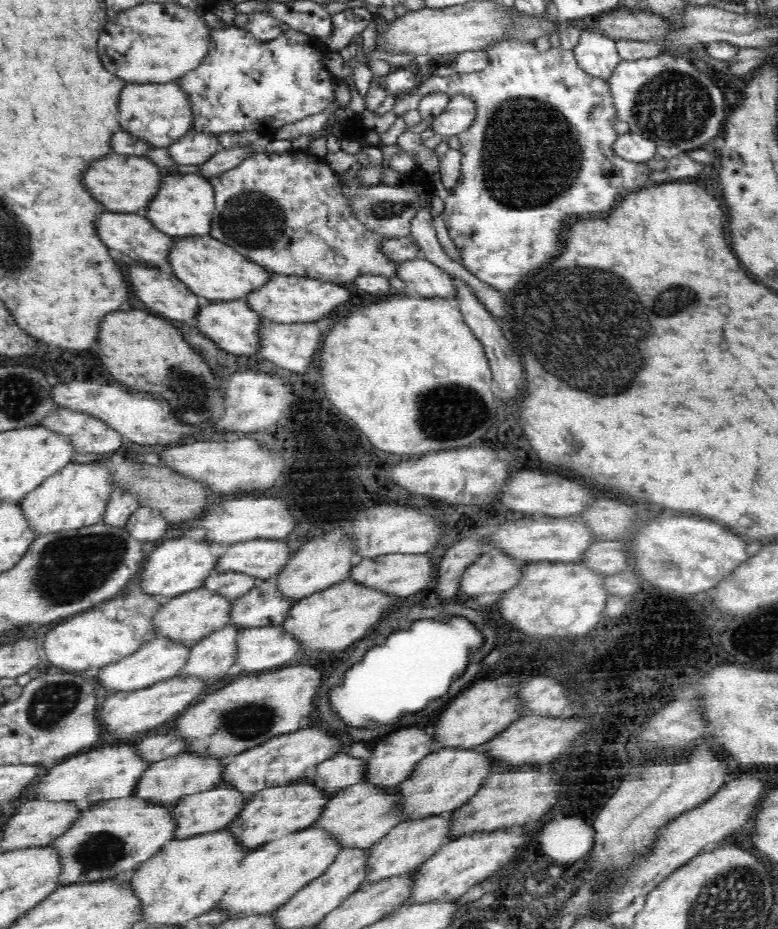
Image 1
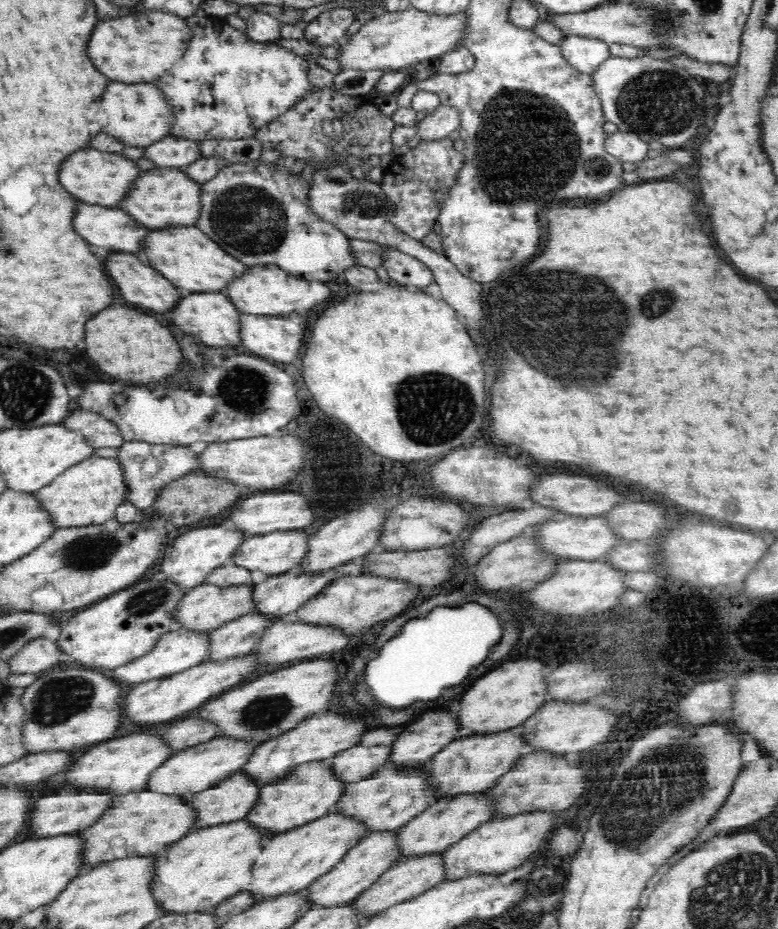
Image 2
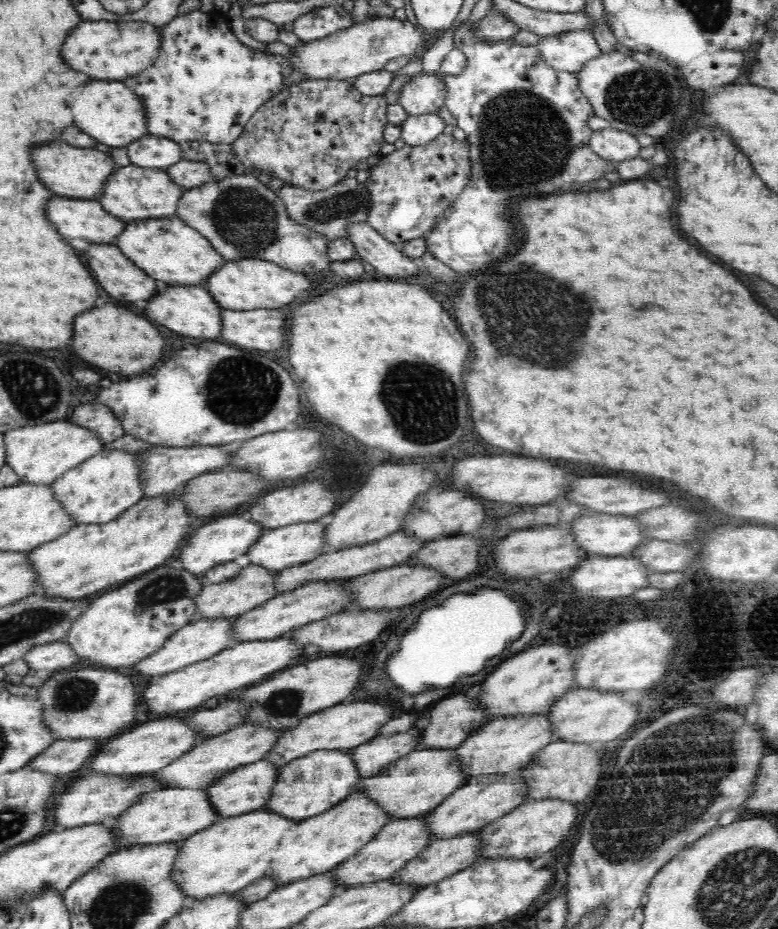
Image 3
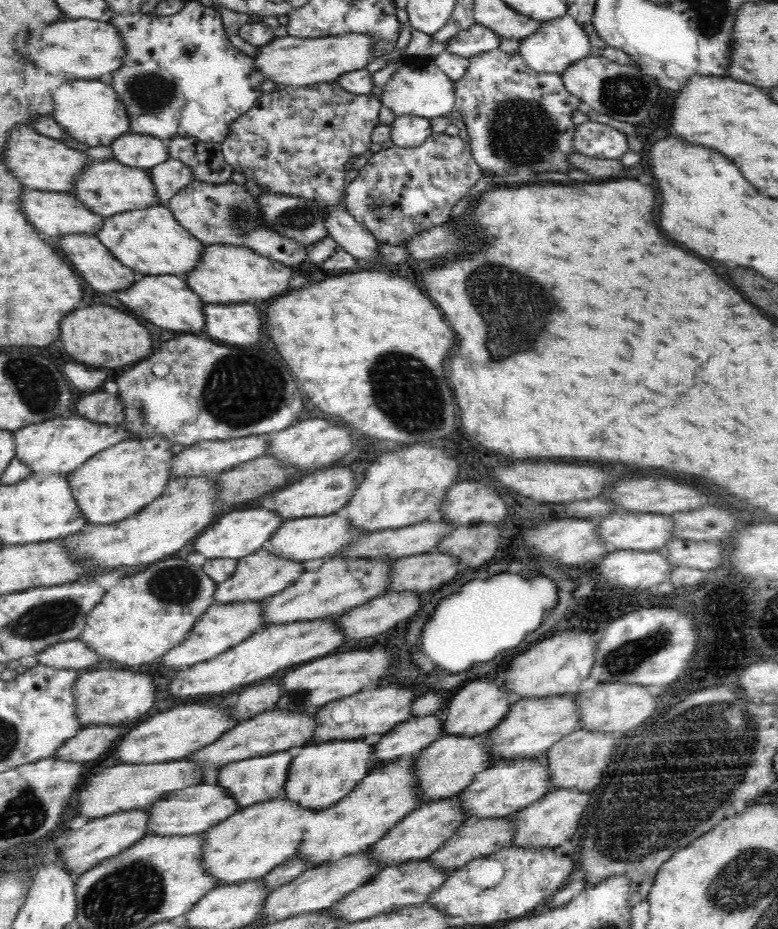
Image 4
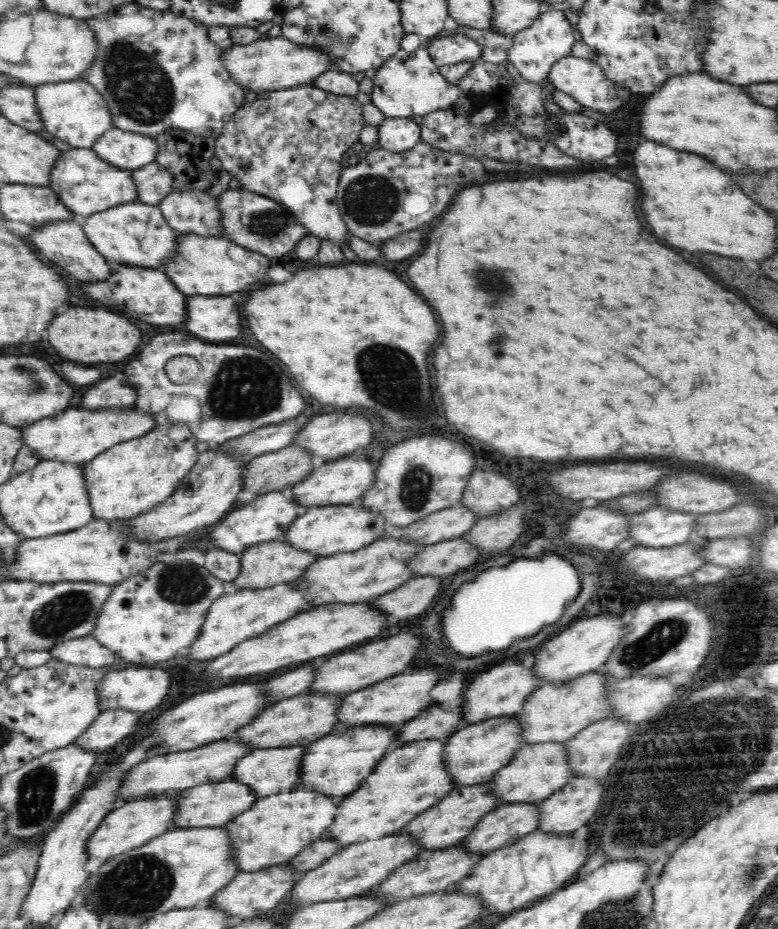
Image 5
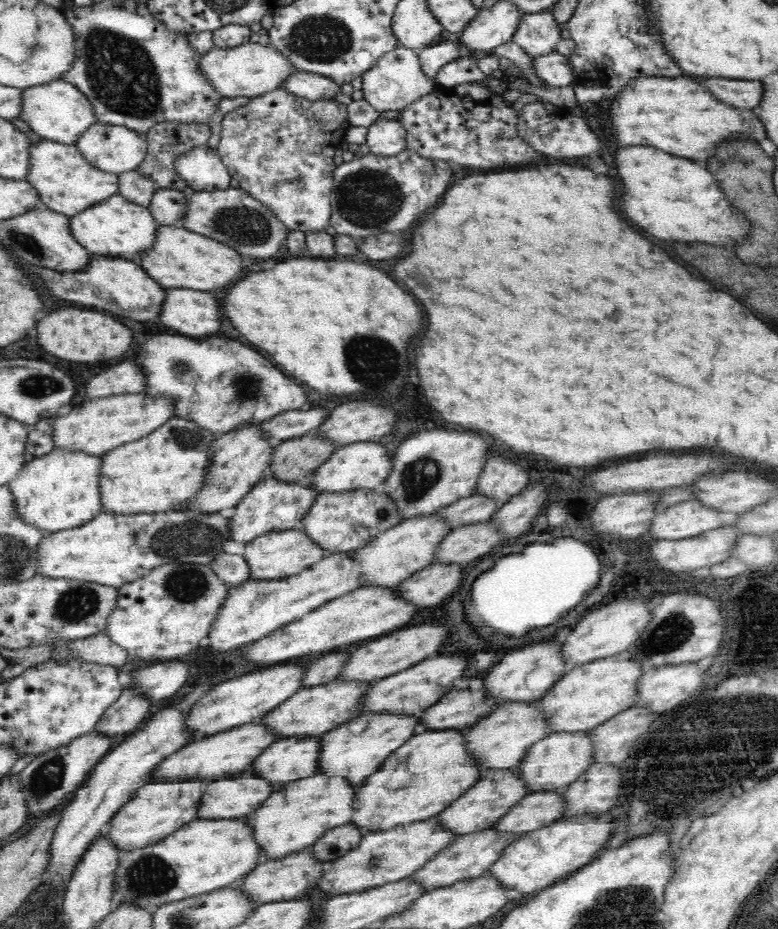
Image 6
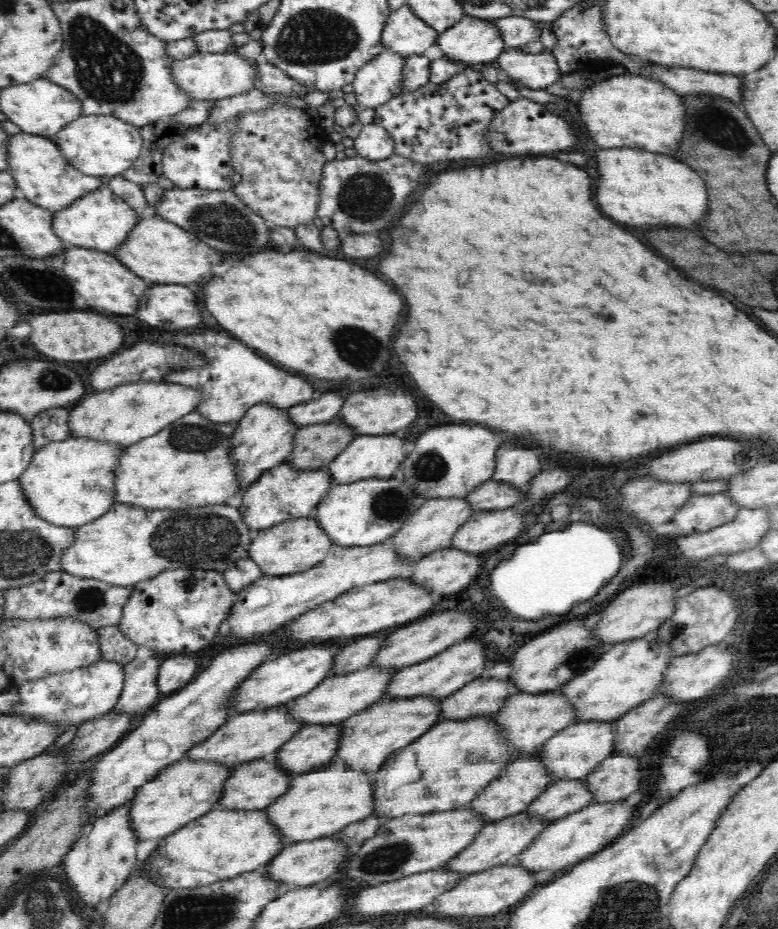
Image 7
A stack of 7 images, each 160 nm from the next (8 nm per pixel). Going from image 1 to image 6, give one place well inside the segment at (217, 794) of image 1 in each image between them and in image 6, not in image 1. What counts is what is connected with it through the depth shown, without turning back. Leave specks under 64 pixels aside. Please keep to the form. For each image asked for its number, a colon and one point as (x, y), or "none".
2: (230, 800)
3: (244, 789)
4: (247, 782)
5: (266, 772)
6: (284, 761)

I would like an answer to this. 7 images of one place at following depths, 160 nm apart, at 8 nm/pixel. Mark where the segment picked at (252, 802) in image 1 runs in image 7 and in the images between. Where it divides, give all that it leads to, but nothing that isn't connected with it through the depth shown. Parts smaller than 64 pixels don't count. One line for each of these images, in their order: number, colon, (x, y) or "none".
2: (309, 793)
3: (307, 787)
4: (320, 775)
5: (335, 765)
6: (352, 751)
7: (365, 741)

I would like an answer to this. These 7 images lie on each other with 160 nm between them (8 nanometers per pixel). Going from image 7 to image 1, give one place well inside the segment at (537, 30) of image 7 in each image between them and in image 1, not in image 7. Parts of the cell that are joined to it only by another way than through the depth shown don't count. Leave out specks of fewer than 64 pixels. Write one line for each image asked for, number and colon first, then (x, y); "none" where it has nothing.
1: (597, 54)
2: (586, 54)
3: (570, 51)
4: (561, 42)
5: (535, 50)
6: (539, 34)

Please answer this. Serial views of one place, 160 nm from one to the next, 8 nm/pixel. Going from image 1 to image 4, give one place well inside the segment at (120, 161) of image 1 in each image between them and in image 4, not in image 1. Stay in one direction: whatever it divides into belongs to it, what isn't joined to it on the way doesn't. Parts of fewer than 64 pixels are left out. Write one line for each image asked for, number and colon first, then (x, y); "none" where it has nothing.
2: (98, 178)
3: (78, 173)
4: (45, 164)

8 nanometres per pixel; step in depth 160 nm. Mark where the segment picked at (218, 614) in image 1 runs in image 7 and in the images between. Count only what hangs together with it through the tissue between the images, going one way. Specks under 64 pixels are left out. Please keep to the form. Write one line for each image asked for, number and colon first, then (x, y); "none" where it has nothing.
2: (202, 609)
3: (252, 586)
4: (260, 575)
5: (265, 565)
6: (275, 555)
7: (296, 545)

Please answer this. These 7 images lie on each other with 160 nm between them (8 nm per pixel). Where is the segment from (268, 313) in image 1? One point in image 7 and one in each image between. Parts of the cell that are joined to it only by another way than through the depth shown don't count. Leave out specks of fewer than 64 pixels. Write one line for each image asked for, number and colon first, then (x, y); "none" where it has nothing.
2: (266, 290)
3: (252, 284)
4: (229, 275)
5: (205, 266)
6: (181, 259)
7: (162, 252)

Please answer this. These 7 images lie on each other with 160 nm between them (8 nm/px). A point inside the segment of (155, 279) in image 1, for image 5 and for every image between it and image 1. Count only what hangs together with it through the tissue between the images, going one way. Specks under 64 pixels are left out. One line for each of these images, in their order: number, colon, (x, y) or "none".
2: (141, 283)
3: (122, 278)
4: (92, 258)
5: (66, 244)

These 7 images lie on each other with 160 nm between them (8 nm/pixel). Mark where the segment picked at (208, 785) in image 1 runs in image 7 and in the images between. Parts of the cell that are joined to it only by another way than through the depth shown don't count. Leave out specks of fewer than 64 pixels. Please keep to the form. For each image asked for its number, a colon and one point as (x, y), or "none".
2: (194, 770)
3: (206, 762)
4: (270, 732)
5: (300, 721)
6: (312, 712)
7: (333, 701)

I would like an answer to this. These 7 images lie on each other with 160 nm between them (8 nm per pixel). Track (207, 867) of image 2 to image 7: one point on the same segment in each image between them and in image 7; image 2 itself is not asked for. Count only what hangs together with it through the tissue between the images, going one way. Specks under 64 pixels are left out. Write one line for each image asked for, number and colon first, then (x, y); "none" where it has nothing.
3: (230, 855)
4: (247, 845)
5: (273, 830)
6: (289, 821)
7: (320, 803)

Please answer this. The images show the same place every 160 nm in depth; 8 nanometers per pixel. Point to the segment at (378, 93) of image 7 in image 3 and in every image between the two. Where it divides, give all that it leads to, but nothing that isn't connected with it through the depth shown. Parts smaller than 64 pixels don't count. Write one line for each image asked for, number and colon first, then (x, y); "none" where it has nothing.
3: (424, 93)
4: (419, 87)
5: (408, 84)
6: (397, 80)

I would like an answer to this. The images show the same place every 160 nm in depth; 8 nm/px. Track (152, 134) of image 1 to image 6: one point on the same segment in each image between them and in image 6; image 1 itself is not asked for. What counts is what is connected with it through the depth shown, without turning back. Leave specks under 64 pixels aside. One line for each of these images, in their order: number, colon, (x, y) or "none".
2: (141, 114)
3: (112, 112)
4: (93, 112)
5: (74, 111)
6: (58, 111)

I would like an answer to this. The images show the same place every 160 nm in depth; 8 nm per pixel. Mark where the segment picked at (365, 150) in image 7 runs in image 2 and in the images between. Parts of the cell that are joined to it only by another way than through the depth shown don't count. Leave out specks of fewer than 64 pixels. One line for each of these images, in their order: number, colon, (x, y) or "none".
2: (446, 118)
3: (418, 130)
4: (408, 130)
5: (396, 134)
6: (387, 137)

